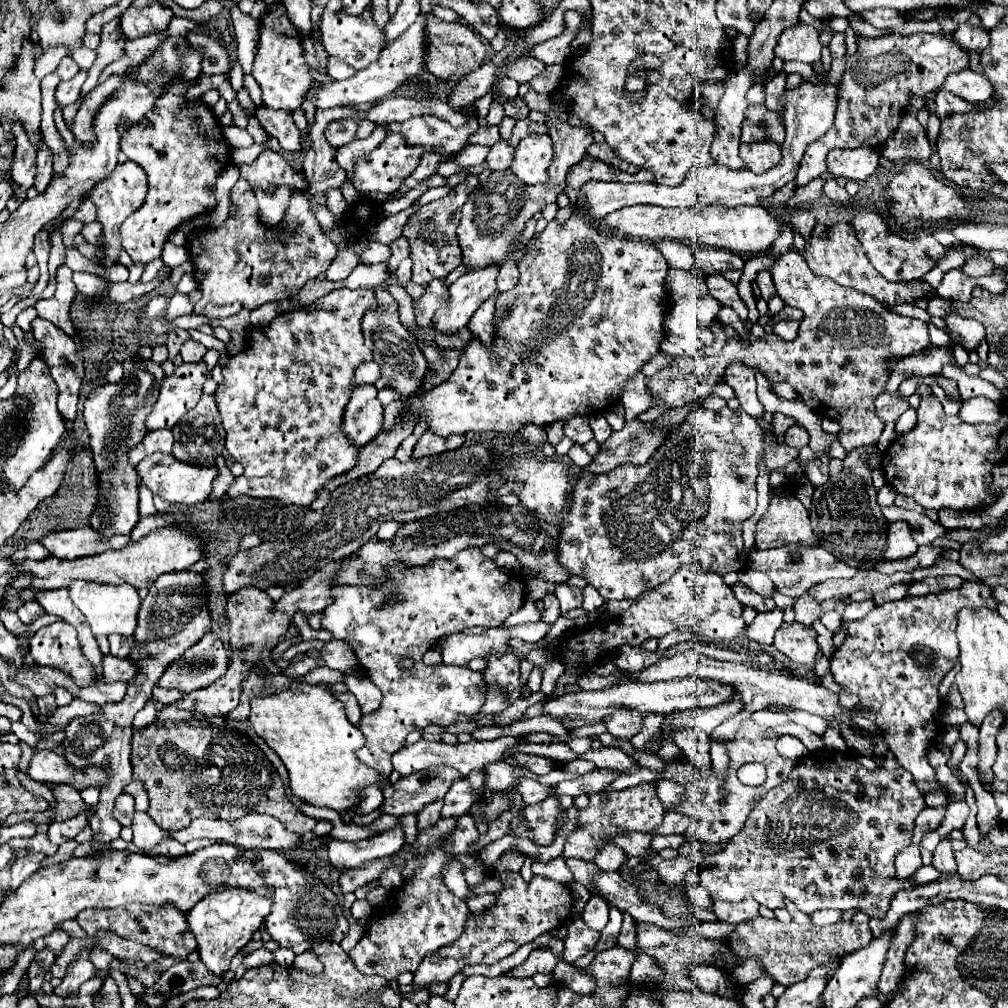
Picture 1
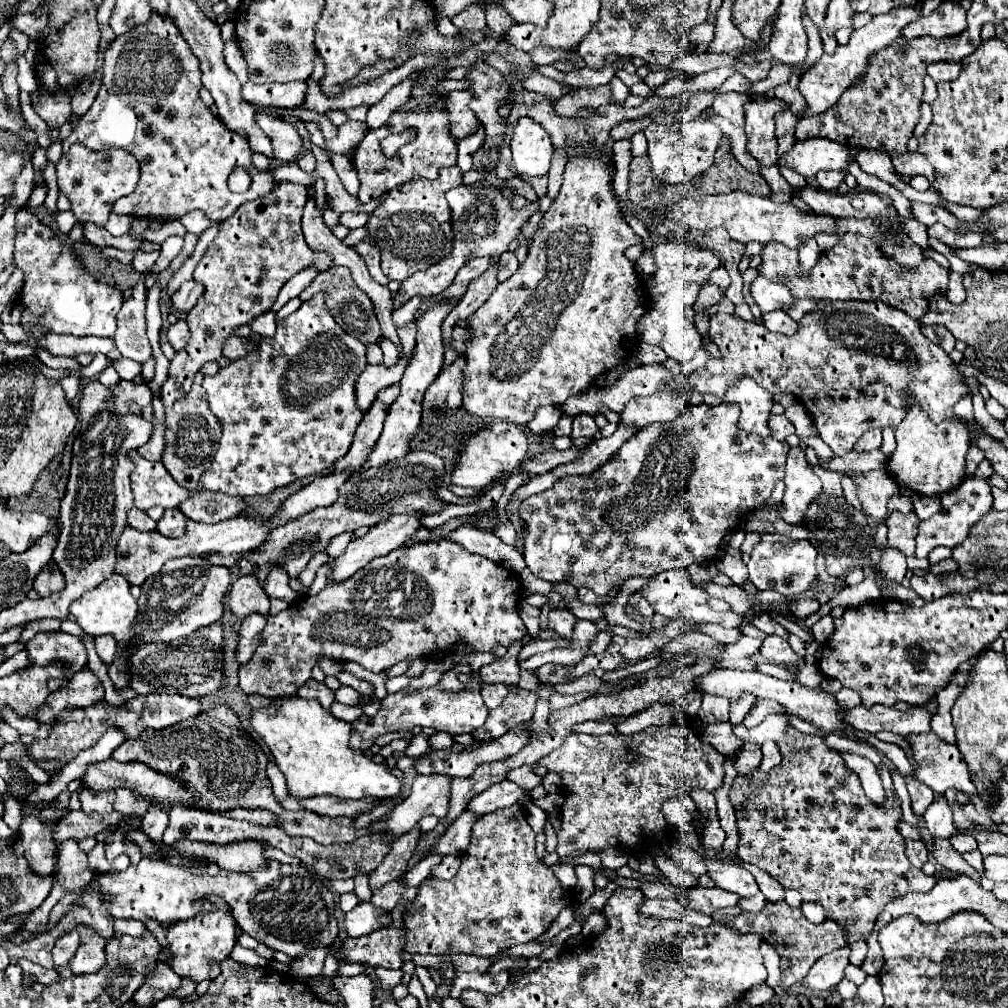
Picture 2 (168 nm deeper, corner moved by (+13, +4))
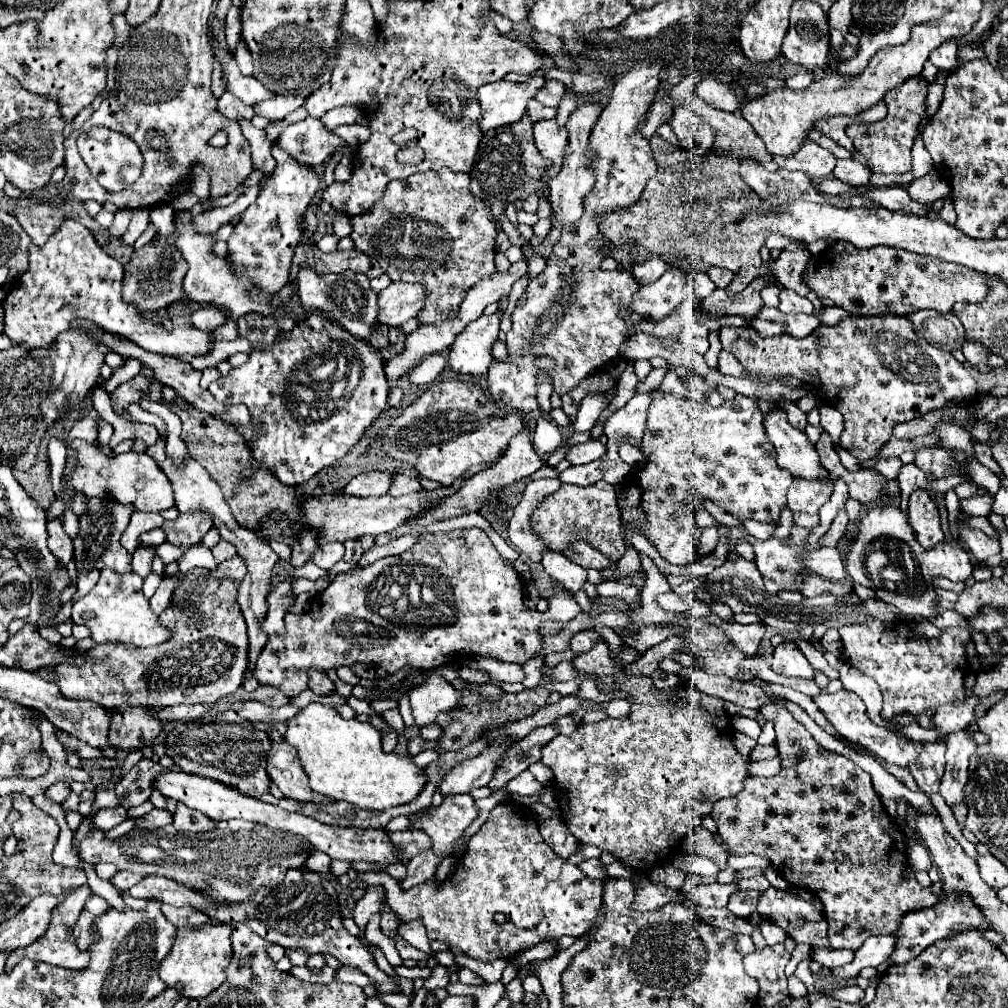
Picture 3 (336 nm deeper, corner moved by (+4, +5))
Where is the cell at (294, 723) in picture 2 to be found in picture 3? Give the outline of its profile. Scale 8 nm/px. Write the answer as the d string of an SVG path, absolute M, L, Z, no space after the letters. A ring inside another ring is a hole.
M311 703L305 709L301 709L293 719L289 719L289 729L285 739L297 747L299 759L303 763L305 773L309 775L309 785L315 793L321 793L329 799L343 799L347 803L353 803L355 807L369 809L369 811L383 811L389 807L405 805L411 803L419 797L427 783L427 775L421 767L413 763L411 755L401 757L395 751L383 751L381 745L381 733L371 725L371 723L361 723L357 719L345 721L337 709L321 705L321 703Z

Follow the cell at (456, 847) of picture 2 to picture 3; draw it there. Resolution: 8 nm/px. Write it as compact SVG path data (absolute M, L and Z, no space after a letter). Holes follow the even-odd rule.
M423 851L417 857L413 857L407 863L407 877L401 881L401 889L407 891L407 889L411 889L415 885L421 885L427 879L431 879L437 871L439 861L441 861L441 857L435 855L433 851Z

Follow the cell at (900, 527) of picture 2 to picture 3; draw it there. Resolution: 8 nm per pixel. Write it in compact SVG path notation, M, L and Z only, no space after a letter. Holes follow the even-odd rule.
M917 489L911 493L907 515L909 515L909 523L917 535L917 541L923 543L923 547L935 547L937 543L941 543L945 539L939 509L927 491Z

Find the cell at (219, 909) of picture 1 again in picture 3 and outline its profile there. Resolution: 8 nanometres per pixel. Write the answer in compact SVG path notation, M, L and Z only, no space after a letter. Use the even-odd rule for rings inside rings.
M203 925L203 929L179 929L171 953L163 959L159 975L167 987L181 985L181 995L199 999L209 995L225 981L225 967L231 961L231 927L229 925Z

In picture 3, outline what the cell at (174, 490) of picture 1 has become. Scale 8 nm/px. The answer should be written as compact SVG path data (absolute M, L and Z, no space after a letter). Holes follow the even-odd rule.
M75 439L71 443L71 449L75 451L77 459L75 459L75 471L67 481L67 487L75 489L77 493L83 493L85 497L101 497L123 505L133 505L135 511L147 511L147 513L159 513L175 505L173 489L167 475L149 455L127 451L115 457L107 457L95 443L87 443L81 439Z

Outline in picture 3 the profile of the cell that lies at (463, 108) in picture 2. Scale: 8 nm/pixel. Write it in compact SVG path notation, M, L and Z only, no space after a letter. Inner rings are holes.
M531 77L527 83L495 81L479 87L479 101L483 105L481 129L489 131L501 125L511 125L525 115L527 101L545 85L545 77Z

